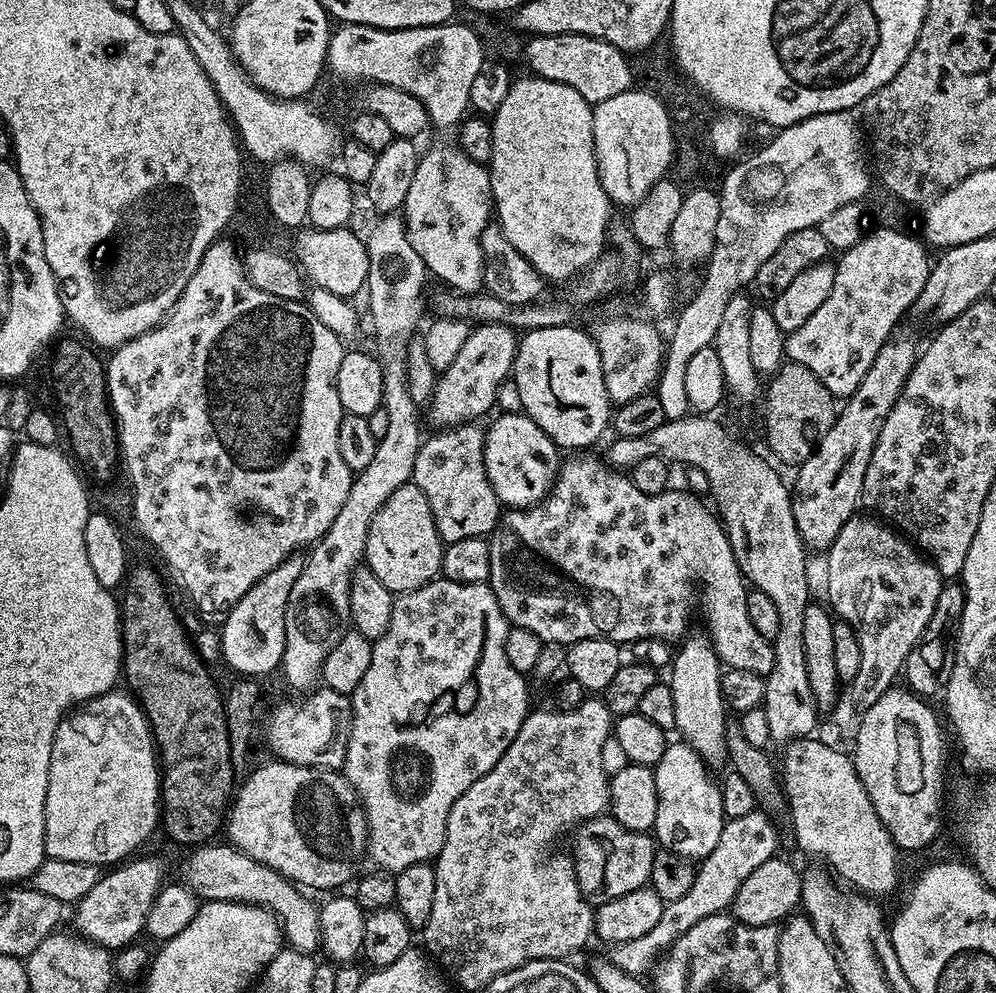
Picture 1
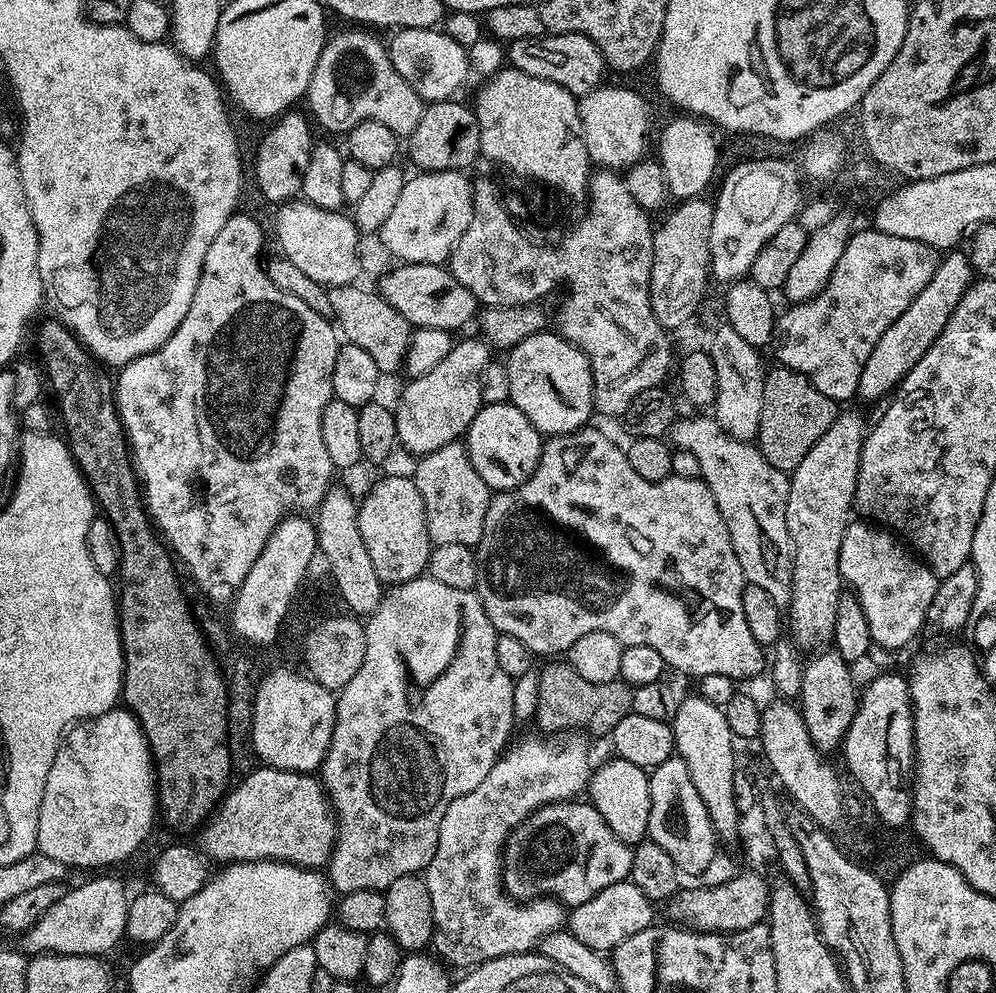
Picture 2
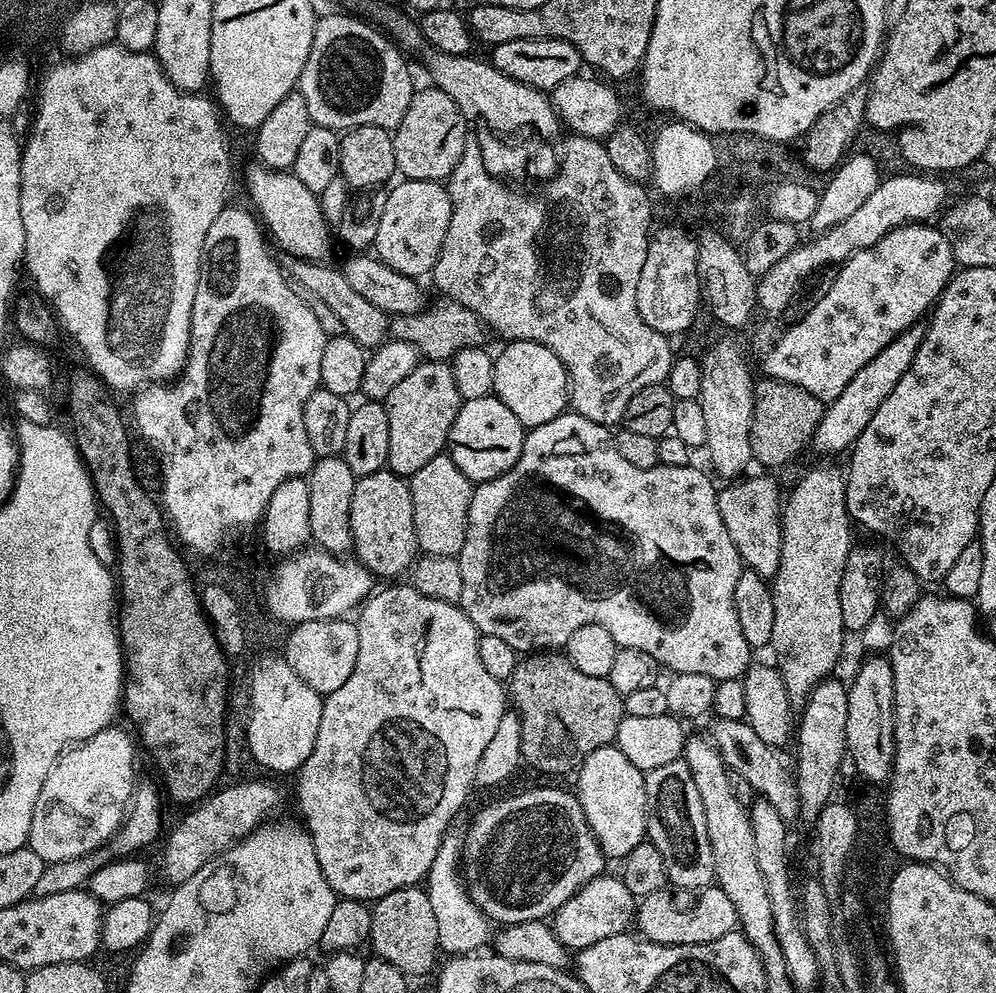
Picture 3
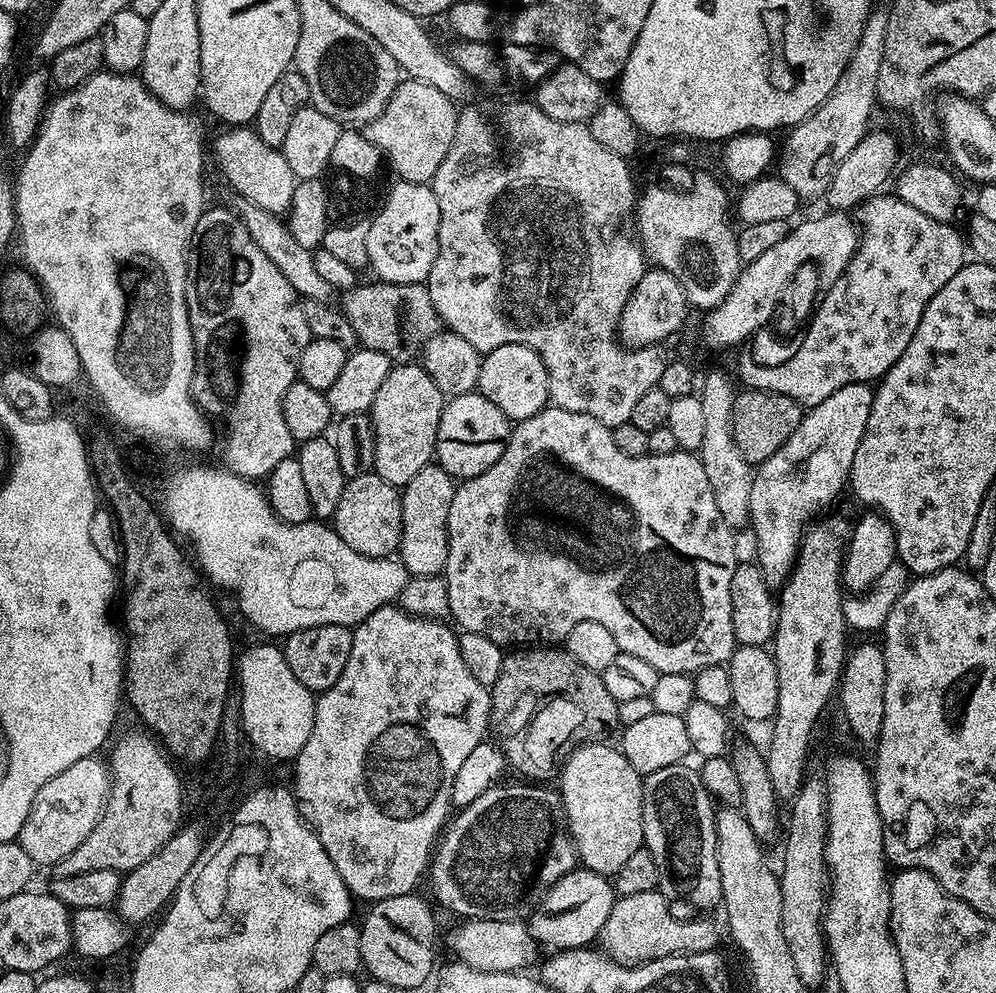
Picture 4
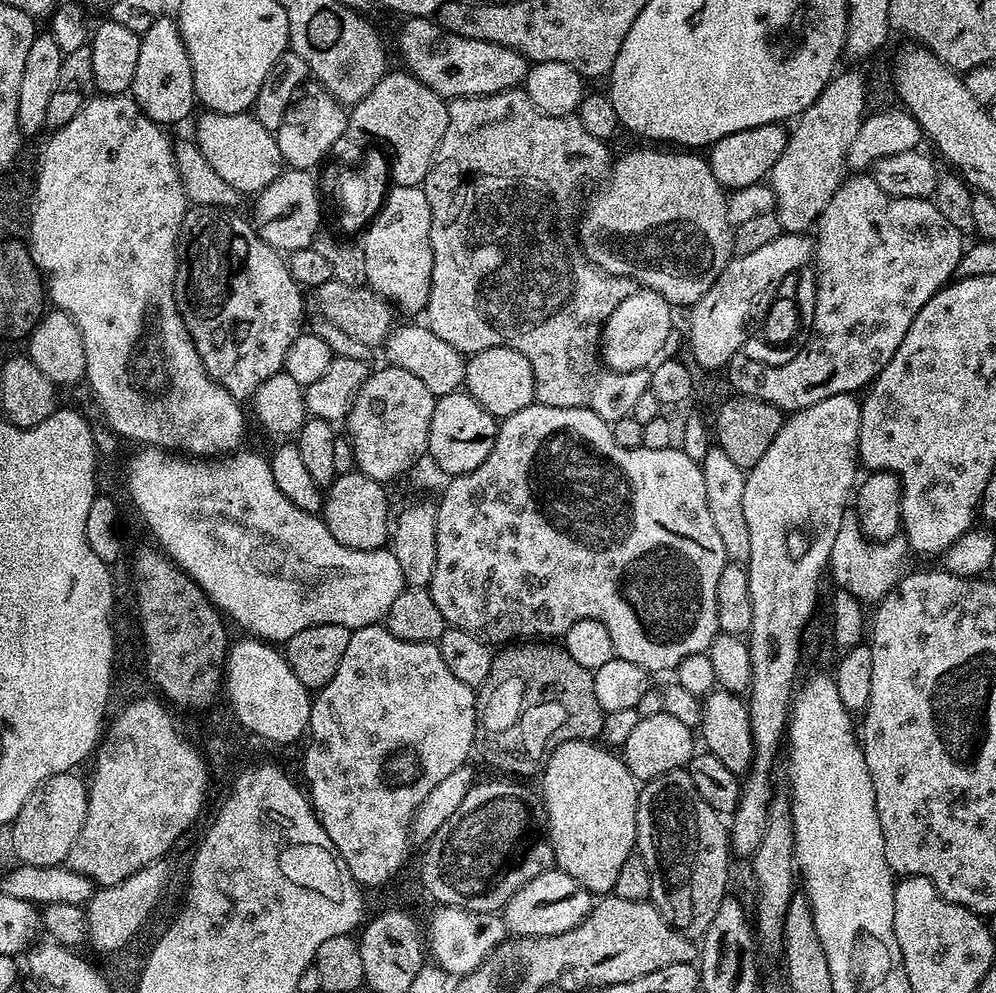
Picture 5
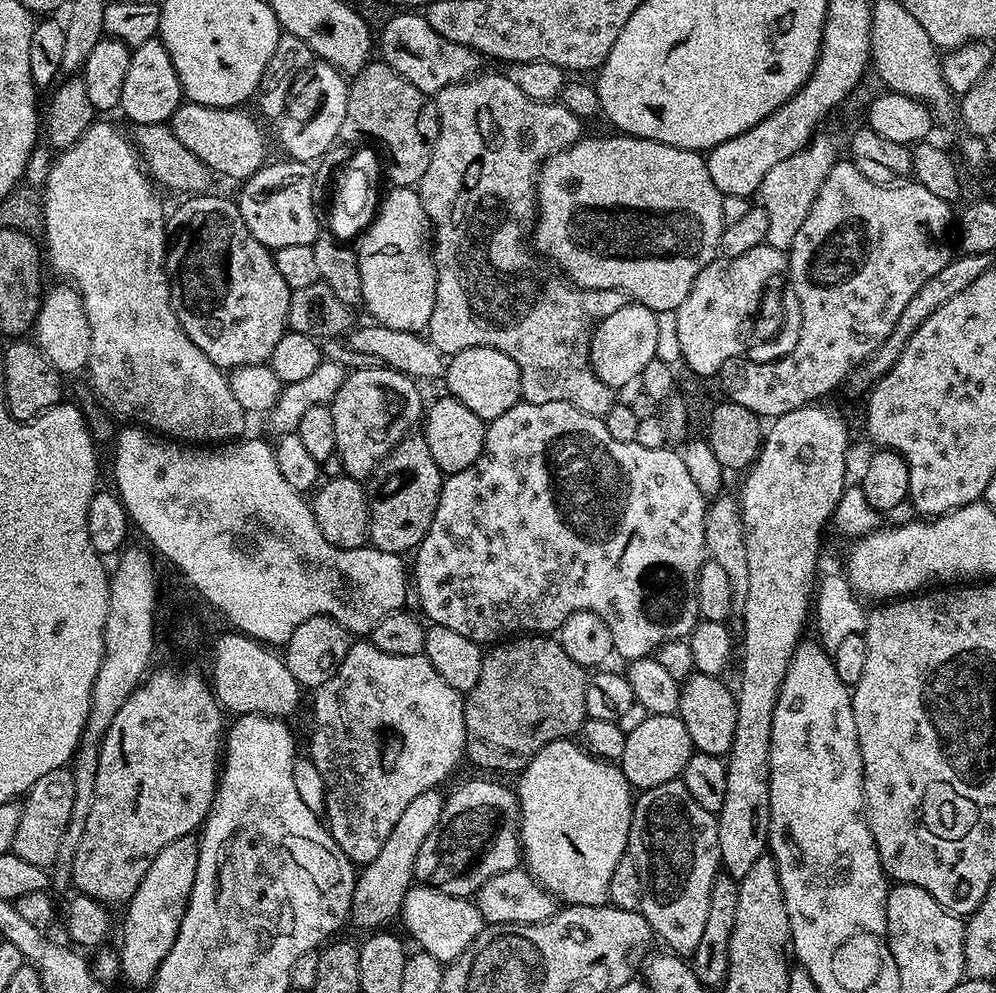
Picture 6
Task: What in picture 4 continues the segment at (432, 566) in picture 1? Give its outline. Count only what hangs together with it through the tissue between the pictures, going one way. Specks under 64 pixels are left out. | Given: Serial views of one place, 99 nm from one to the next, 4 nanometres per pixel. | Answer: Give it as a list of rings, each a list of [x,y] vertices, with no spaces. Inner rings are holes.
[[[375,470],[349,479],[342,490],[342,499],[338,502],[334,517],[338,538],[342,538],[350,550],[358,550],[358,554],[366,554],[370,558],[392,556],[399,549],[402,538],[400,494],[401,489],[386,482],[386,478],[382,478]]]

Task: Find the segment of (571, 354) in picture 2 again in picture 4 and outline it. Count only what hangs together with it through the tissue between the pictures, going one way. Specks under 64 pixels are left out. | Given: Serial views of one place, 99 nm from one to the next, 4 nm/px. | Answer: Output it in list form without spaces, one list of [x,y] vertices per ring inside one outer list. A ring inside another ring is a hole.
[[[503,344],[483,353],[476,386],[479,392],[490,398],[490,402],[494,402],[494,406],[498,406],[498,410],[502,410],[502,414],[506,414],[512,422],[530,418],[550,404],[546,366],[542,366],[542,358],[538,358],[534,350],[521,344]]]

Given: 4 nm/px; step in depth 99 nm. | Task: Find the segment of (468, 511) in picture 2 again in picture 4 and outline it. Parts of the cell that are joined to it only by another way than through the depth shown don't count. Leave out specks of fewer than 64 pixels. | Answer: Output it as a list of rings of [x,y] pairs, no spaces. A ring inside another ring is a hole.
[[[433,462],[427,464],[410,482],[406,482],[400,494],[402,502],[402,538],[398,559],[403,562],[409,577],[438,576],[446,566],[448,549],[448,519],[450,504],[454,502],[457,481],[446,470]]]

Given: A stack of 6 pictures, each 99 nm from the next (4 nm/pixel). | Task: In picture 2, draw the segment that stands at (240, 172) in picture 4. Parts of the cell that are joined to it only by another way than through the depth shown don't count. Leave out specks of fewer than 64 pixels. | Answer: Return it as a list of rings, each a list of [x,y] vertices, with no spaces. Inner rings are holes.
[[[303,198],[287,201],[275,209],[276,212],[276,240],[280,243],[279,251],[287,260],[294,262],[298,270],[303,270],[314,282],[324,285],[325,289],[355,284],[360,276],[360,239],[362,233],[356,227],[356,221],[351,215],[343,216],[343,211],[322,210],[318,206],[309,204]]]

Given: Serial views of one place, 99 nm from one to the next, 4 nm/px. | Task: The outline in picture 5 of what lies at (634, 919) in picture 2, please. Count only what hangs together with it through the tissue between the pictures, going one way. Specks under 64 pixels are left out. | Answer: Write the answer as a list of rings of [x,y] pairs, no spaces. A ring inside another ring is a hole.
[[[555,866],[548,867],[538,878],[530,878],[522,890],[510,898],[502,910],[504,924],[512,936],[553,936],[574,930],[592,912],[593,893]]]

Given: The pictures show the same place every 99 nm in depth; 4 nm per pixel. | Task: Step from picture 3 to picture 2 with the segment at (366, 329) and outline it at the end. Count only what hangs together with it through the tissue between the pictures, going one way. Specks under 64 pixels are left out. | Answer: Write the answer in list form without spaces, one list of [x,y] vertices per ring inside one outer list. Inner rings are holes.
[[[355,283],[327,289],[335,323],[347,343],[362,346],[362,350],[366,350],[366,354],[370,354],[370,358],[374,358],[380,373],[396,372],[399,368],[401,371],[405,367],[408,355],[408,339],[412,336],[414,329],[406,322],[406,318],[402,318],[402,314],[398,314],[398,310],[394,310],[394,306],[390,306],[390,302],[386,302],[380,297],[379,291],[367,292],[366,289],[360,287],[359,283]]]

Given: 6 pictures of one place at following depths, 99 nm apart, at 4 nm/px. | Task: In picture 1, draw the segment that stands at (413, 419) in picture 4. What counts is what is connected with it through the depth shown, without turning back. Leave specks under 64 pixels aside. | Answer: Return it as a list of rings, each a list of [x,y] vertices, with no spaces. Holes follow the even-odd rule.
[[[477,323],[469,331],[462,350],[458,350],[458,358],[450,362],[448,368],[439,373],[436,385],[432,391],[432,398],[426,405],[426,416],[436,423],[437,429],[455,428],[457,424],[466,424],[479,421],[479,416],[484,416],[488,411],[496,408],[496,395],[502,386],[502,382],[509,379],[512,371],[512,363],[516,357],[516,345],[518,343],[517,329],[510,325]]]

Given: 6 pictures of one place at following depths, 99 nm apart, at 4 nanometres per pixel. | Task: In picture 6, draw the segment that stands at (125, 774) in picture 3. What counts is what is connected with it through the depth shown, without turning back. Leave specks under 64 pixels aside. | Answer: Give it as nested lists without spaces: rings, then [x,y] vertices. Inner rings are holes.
[[[67,767],[50,770],[50,774],[42,774],[38,782],[23,797],[18,818],[18,834],[14,834],[11,851],[18,858],[26,858],[26,862],[34,862],[34,866],[47,869],[56,860],[58,846],[62,846],[62,834],[66,834],[66,826],[70,822],[70,814],[74,808],[74,778]]]

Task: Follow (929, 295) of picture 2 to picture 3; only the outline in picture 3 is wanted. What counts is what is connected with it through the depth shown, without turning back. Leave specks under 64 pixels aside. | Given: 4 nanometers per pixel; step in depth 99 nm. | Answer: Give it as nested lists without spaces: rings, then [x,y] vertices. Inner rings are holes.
[[[923,323],[913,324],[898,338],[894,338],[890,346],[886,346],[877,356],[870,358],[870,362],[866,362],[866,366],[862,366],[858,374],[854,374],[850,386],[846,386],[846,390],[842,390],[842,394],[838,394],[838,398],[825,407],[822,422],[818,422],[818,430],[812,435],[813,449],[817,448],[824,456],[832,456],[835,452],[847,453],[851,449],[862,430],[866,430],[870,418],[874,418],[878,406],[882,406],[886,394],[890,394],[890,390],[898,386],[898,378],[902,378],[902,374],[910,370],[910,362],[914,362],[914,354],[918,354],[924,329]]]

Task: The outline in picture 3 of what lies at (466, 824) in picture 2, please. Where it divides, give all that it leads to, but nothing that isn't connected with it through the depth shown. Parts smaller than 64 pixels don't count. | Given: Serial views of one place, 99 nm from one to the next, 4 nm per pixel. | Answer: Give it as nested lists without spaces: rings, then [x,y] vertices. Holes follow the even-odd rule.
[[[449,830],[434,854],[434,862],[426,877],[426,891],[430,898],[430,910],[434,910],[434,922],[438,922],[440,952],[452,956],[466,956],[481,951],[484,943],[494,936],[493,921],[488,919],[470,898],[462,879],[462,836],[456,830]],[[448,952],[448,953],[446,953]]]

